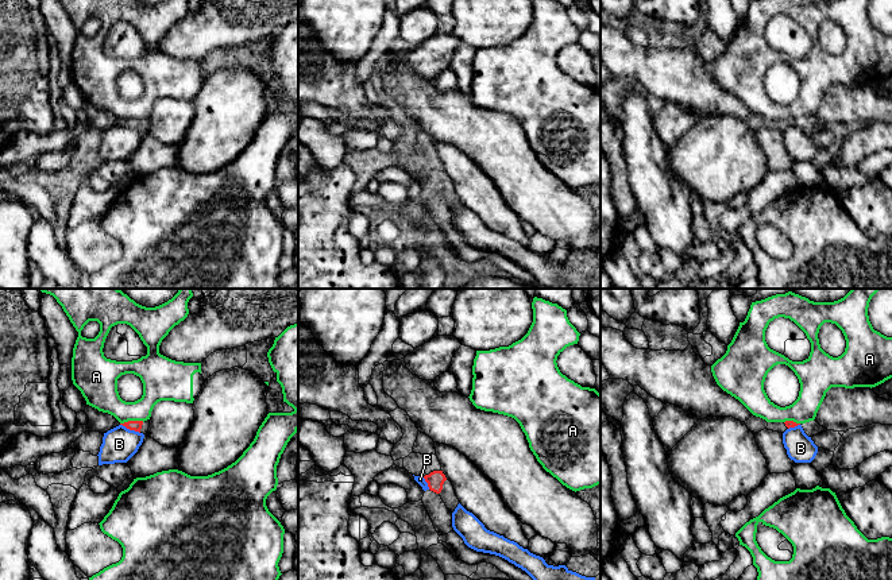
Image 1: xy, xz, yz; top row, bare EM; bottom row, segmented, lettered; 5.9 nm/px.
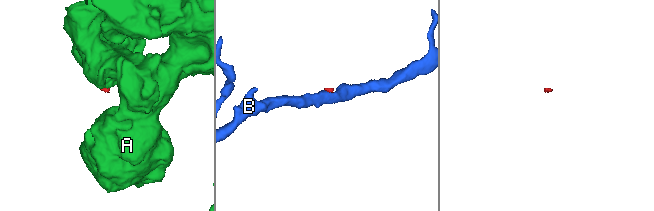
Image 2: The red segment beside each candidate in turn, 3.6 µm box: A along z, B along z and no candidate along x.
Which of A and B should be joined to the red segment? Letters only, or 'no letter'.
no letter

